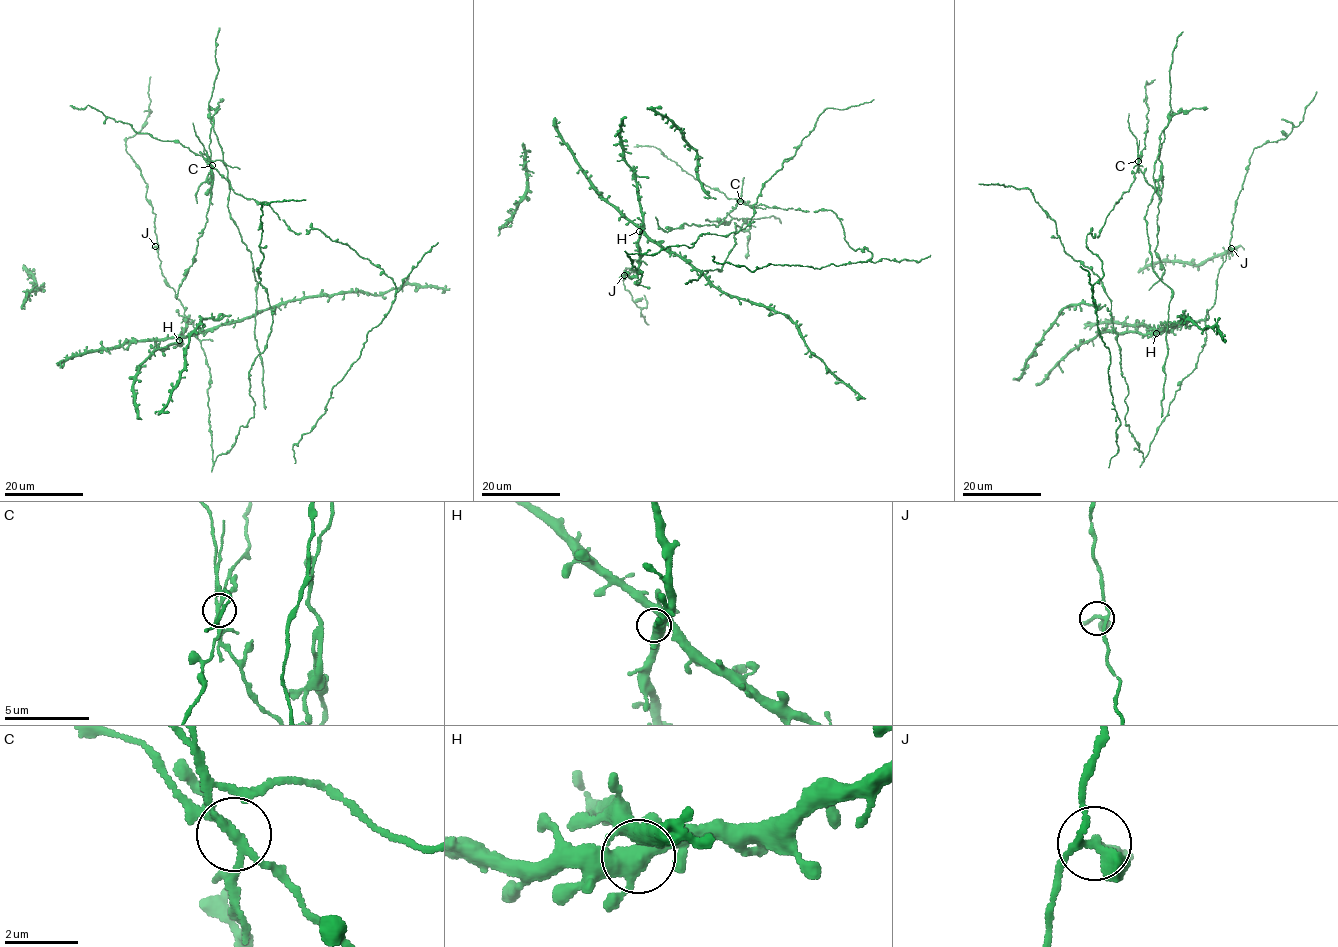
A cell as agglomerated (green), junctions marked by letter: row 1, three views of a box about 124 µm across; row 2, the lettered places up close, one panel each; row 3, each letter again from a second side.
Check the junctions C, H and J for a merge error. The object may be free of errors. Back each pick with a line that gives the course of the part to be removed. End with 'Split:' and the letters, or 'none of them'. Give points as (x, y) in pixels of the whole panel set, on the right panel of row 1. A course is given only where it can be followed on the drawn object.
C: Course of the part to remove: (1138, 160), (1145, 181), (1157, 191), (1165, 127), (1145, 219), (1152, 267), (1172, 293), (1161, 417)
Split: C

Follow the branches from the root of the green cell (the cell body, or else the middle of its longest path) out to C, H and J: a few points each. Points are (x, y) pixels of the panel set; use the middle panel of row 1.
C: (721, 267), (737, 244), (735, 223), (740, 228), (748, 221), (735, 217), (721, 223), (740, 200)
H: (721, 267), (719, 271), (700, 273), (639, 231)
J: (721, 267), (719, 271), (700, 273), (643, 232), (638, 241), (638, 271), (631, 278), (625, 270), (624, 275)

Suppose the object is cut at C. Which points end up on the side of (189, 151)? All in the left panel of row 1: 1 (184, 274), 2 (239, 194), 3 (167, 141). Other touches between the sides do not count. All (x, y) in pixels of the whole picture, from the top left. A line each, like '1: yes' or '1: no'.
1: no
2: yes
3: yes

